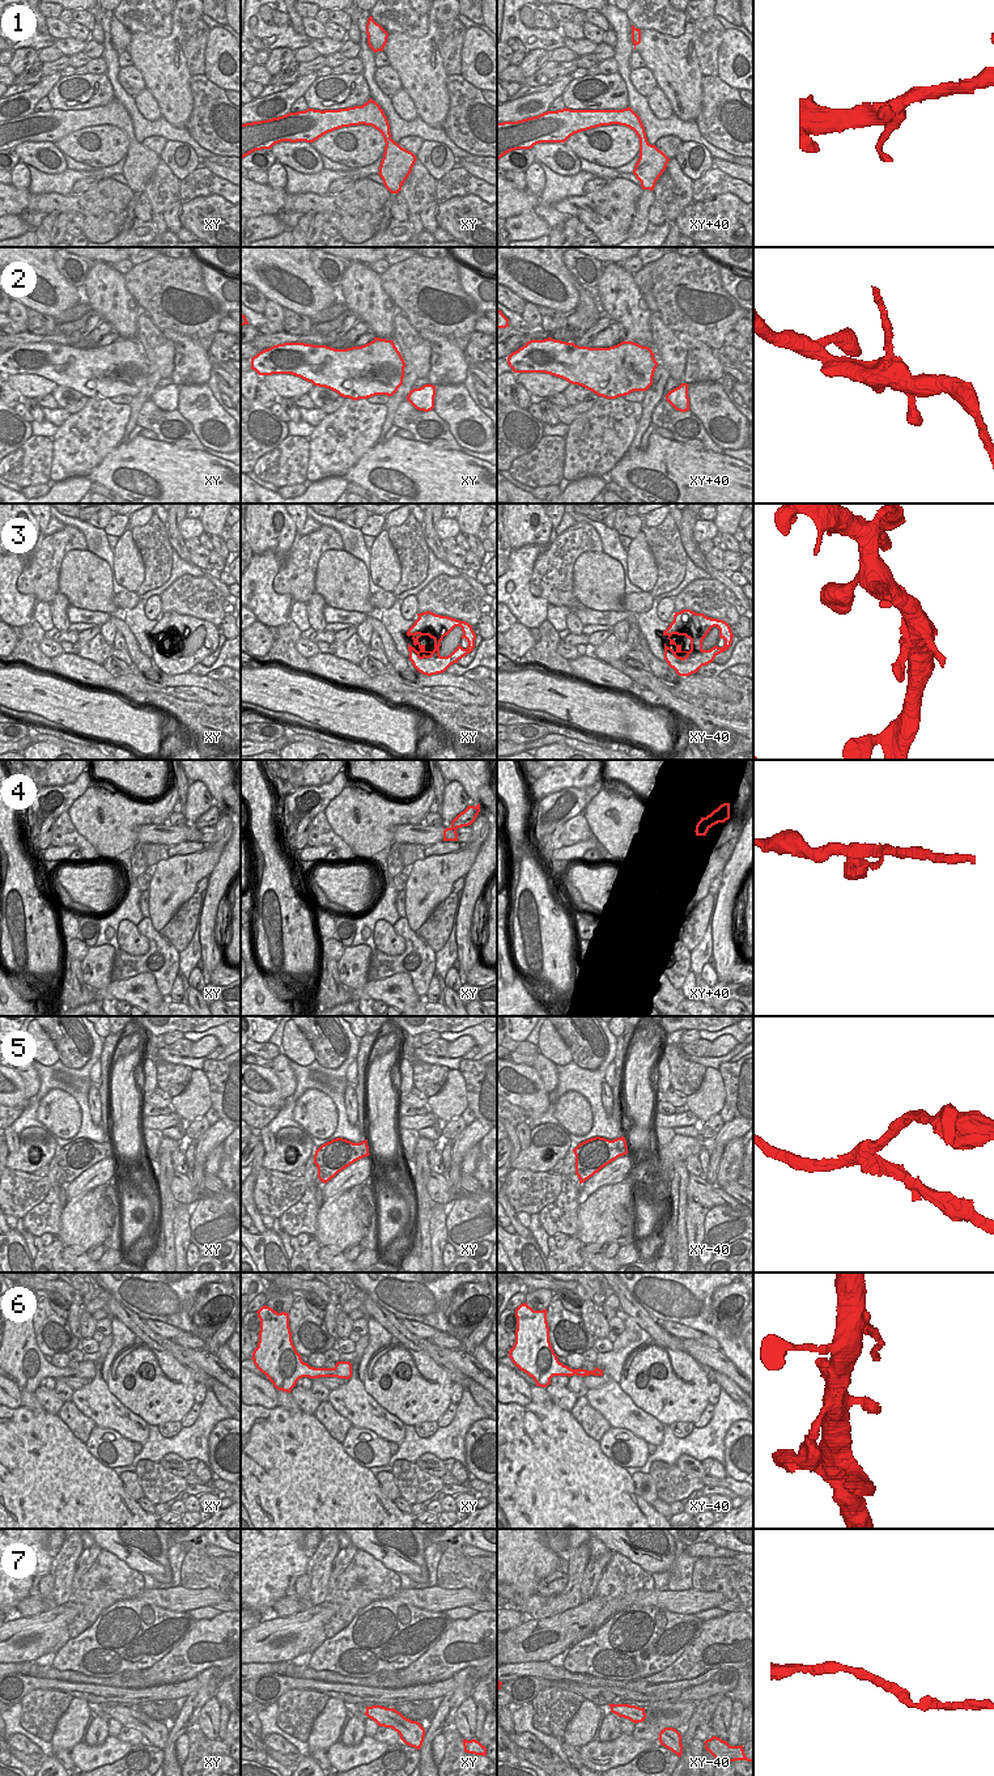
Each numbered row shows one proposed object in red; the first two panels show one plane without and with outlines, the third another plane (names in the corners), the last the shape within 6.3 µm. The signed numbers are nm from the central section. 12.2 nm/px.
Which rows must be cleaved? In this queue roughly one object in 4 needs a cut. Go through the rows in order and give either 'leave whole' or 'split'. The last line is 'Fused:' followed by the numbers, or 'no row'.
1: leave whole
2: leave whole
3: leave whole
4: leave whole
5: split
6: leave whole
7: leave whole
Fused: 5

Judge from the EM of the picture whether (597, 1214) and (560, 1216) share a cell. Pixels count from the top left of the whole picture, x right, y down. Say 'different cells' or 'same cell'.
different cells

